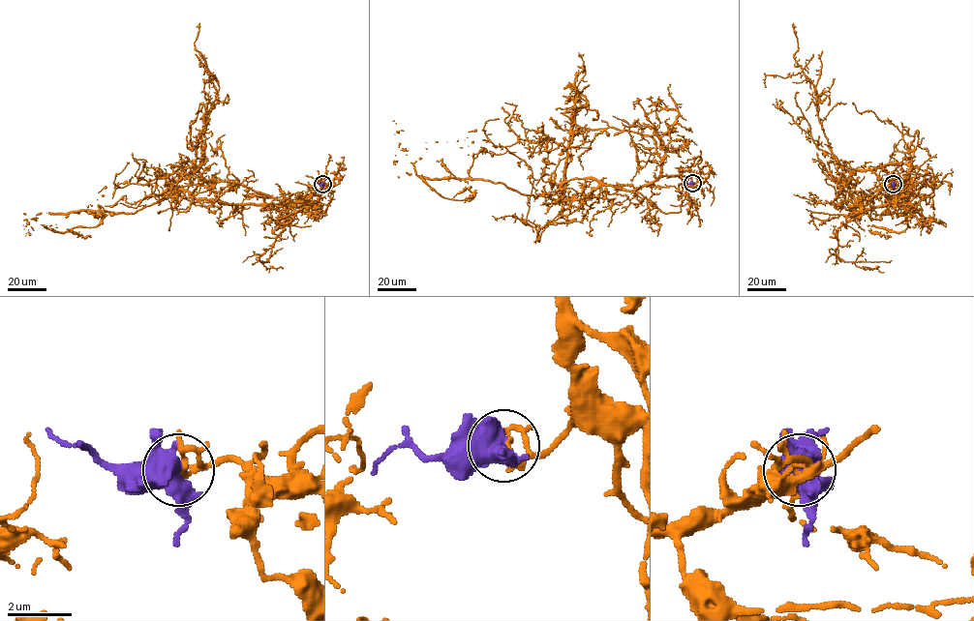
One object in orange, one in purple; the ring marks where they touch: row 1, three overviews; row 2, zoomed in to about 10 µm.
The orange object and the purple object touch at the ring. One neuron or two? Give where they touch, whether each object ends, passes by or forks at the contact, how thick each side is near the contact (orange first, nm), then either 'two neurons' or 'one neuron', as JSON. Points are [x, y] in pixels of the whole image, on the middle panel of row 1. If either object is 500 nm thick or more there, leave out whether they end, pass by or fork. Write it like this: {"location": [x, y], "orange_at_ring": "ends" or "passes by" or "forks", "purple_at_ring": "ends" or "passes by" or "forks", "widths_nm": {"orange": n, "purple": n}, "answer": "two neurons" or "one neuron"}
{"location": [692, 183], "widths_nm": {"orange": 190, "purple": 550}, "answer": "two neurons"}

